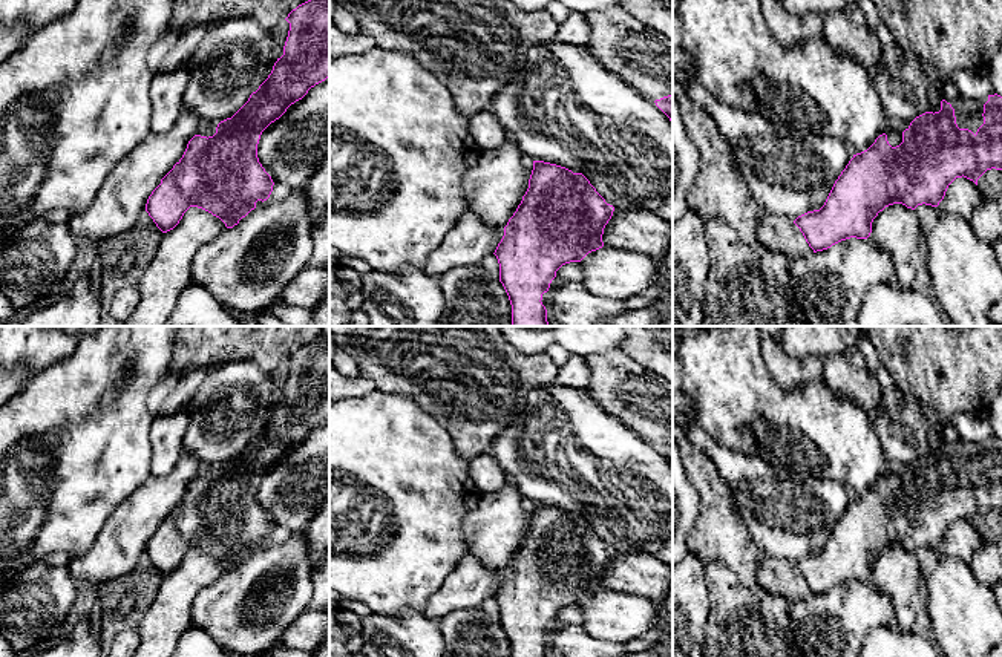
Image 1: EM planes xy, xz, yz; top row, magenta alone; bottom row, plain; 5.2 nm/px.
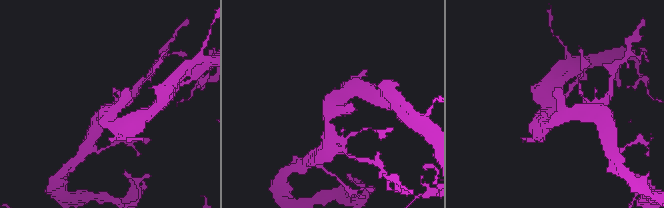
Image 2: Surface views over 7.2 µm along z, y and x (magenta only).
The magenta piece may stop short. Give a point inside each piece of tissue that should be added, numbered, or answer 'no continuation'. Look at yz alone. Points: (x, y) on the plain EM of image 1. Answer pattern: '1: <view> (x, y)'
1: yz (969, 455)

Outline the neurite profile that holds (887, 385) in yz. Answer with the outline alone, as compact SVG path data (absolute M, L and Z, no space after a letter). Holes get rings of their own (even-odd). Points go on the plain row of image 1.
M882 364L878 368L878 371L875 372L875 375L876 375L878 383L881 386L881 394L882 395L893 394L898 389L895 380L892 378L892 375L889 374L889 371Z

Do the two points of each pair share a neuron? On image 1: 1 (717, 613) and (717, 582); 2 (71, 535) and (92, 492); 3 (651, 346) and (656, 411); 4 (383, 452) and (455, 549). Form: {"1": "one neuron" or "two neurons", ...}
{"1": "one neuron", "2": "one neuron", "3": "two neurons", "4": "one neuron"}

